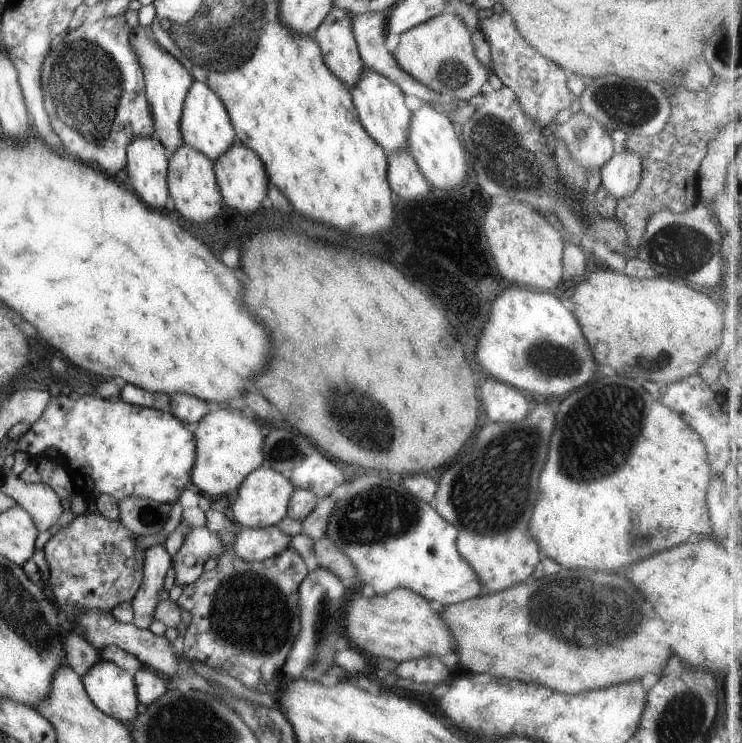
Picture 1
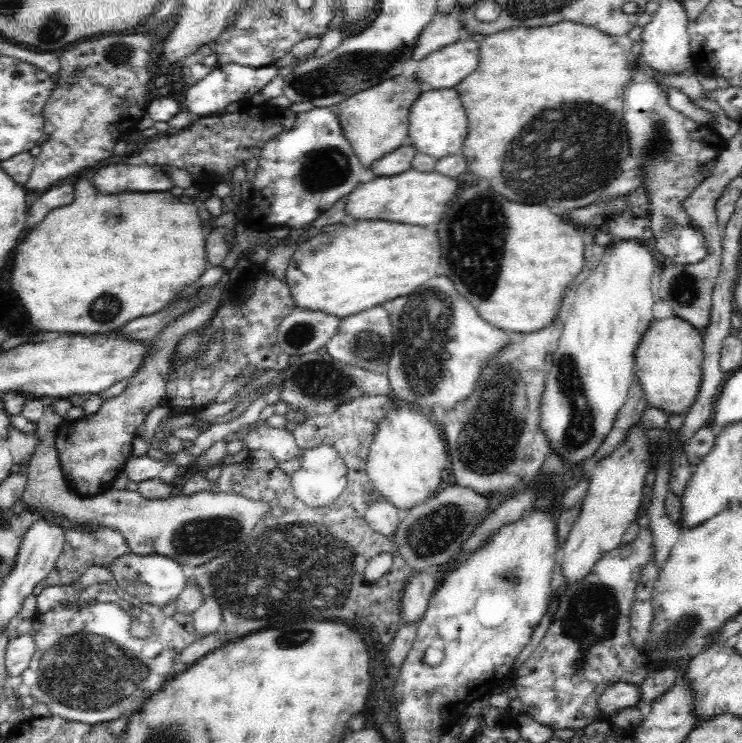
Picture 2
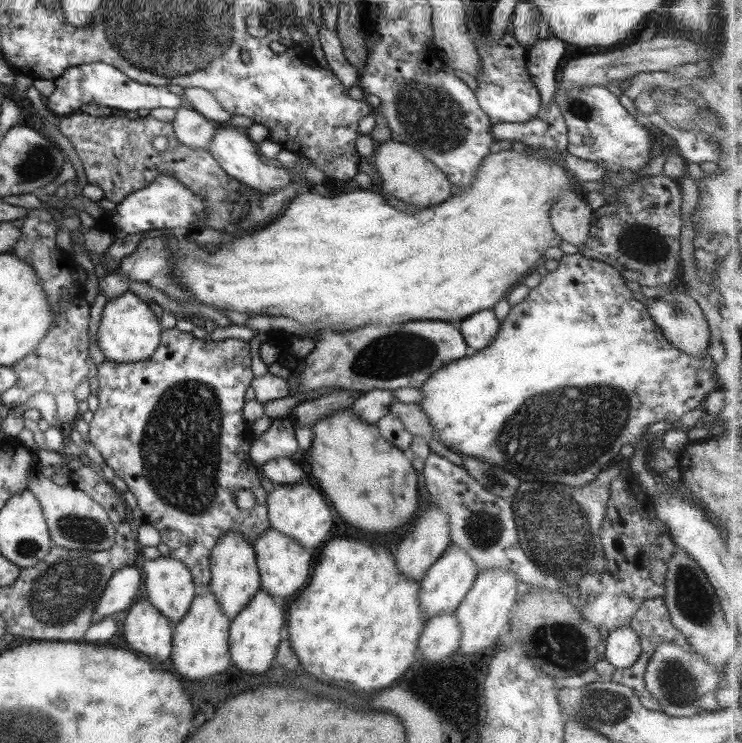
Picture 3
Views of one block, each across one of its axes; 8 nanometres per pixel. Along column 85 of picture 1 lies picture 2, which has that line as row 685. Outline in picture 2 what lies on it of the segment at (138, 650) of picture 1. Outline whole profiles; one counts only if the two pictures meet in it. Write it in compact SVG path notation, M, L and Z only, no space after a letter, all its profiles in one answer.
M616 682L600 695L597 714L604 719L610 719L622 709L631 707L641 707L639 685L630 682Z

